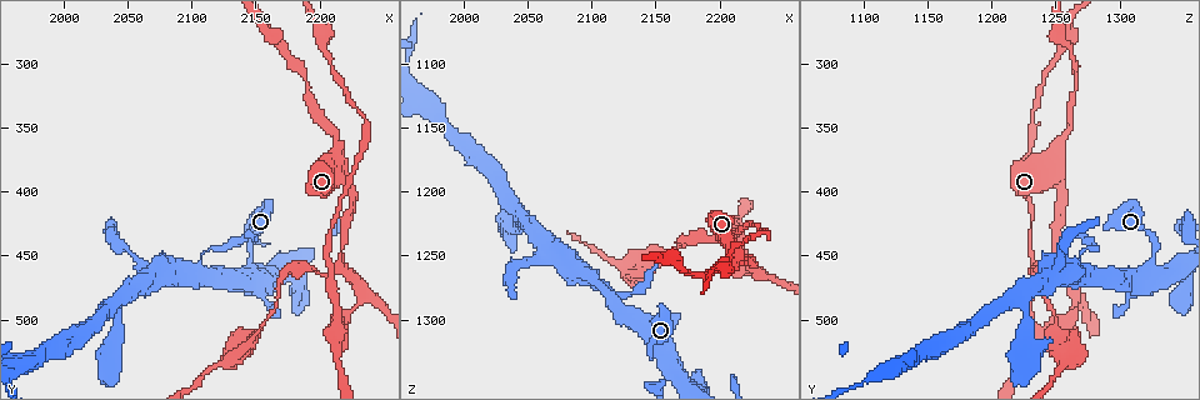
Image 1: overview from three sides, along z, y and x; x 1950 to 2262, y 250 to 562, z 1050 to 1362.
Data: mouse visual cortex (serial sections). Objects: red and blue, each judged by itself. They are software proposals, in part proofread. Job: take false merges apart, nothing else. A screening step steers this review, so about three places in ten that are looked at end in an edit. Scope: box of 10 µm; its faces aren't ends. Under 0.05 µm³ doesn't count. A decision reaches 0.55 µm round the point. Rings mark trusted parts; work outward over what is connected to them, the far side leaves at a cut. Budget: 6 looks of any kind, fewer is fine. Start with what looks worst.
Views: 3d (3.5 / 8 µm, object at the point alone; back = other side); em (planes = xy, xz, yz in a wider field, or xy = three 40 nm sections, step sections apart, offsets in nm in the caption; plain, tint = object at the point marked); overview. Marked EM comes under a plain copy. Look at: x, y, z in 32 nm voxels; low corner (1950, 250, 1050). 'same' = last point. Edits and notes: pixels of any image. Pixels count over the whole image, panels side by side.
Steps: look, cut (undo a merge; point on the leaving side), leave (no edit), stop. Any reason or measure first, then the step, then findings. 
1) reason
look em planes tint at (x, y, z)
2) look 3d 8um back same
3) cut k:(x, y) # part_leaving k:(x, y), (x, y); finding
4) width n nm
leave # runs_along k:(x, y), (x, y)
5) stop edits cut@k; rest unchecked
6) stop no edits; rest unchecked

look 3d 3.5um at (2148, 464, 1318)

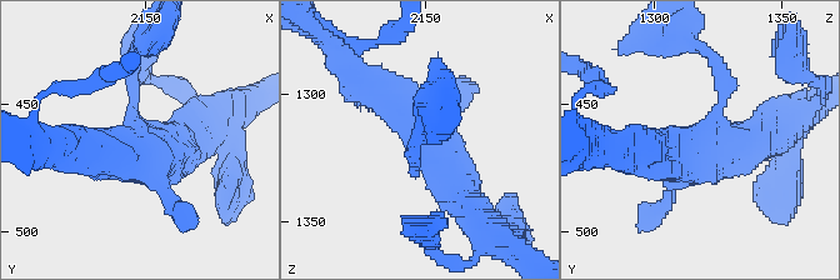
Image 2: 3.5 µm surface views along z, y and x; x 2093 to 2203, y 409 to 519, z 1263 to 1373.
arms 4; arm_widths 150, 200, 500, 500 nm; need the tissue
look em planes tint at (2148, 462, 1318)

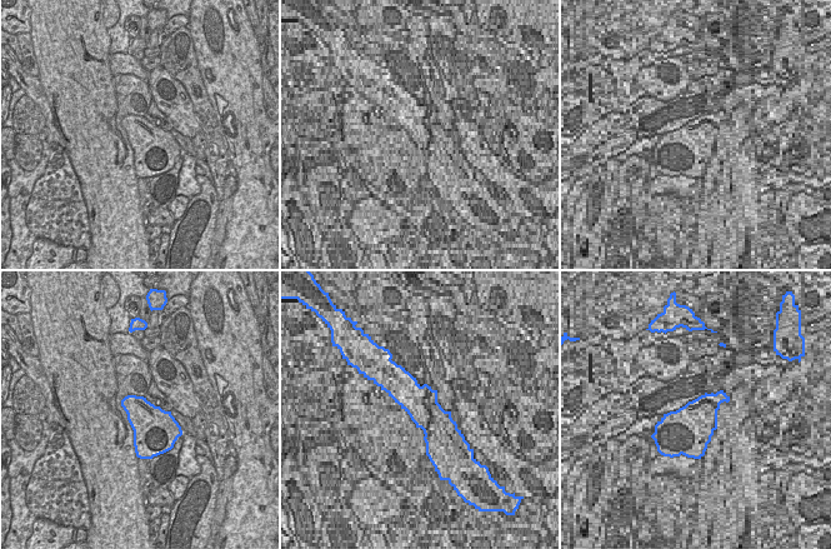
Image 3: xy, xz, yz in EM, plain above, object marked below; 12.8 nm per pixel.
leave # runs_along 2:(716, 63), (716, 116), (680, 154), (645, 150); continuous, no second cell

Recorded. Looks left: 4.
branch point
look 3d 8um at (2108, 464, 1274)

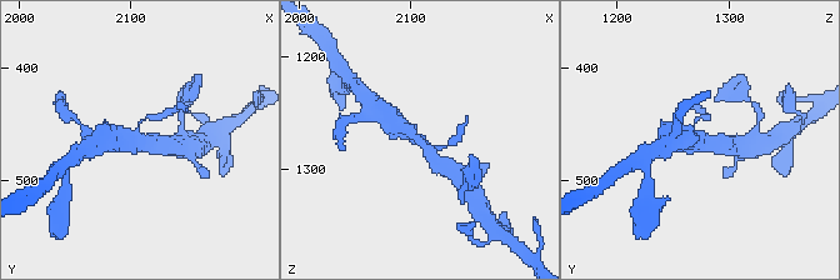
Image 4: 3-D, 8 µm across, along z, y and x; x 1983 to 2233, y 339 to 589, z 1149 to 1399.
arms 3; arm_widths 100, 400, 600 nm; need the tissue
look em xy step 5 tint same

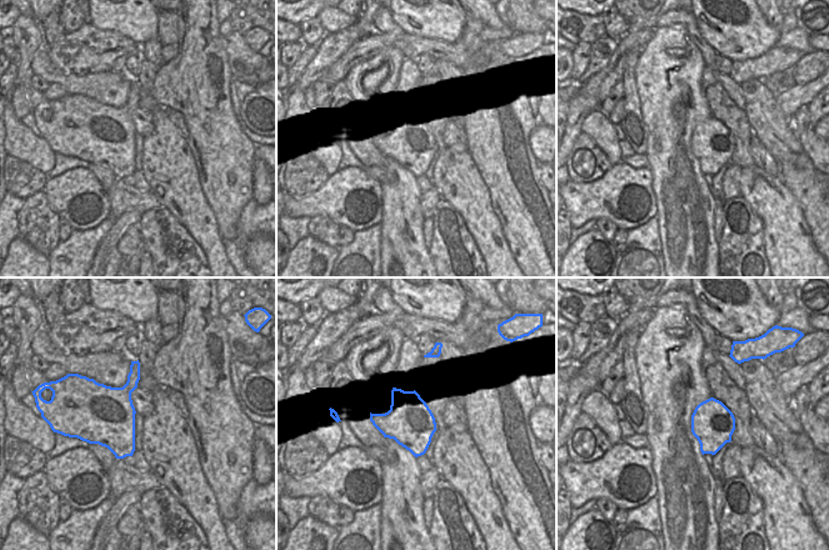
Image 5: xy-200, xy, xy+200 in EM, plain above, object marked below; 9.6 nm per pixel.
cut 4:(706, 116) # part_leaving 4:(138, 129), (143, 119), (179, 108); two cells meet here

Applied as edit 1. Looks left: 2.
stop edits cut@4; rest unchecked

